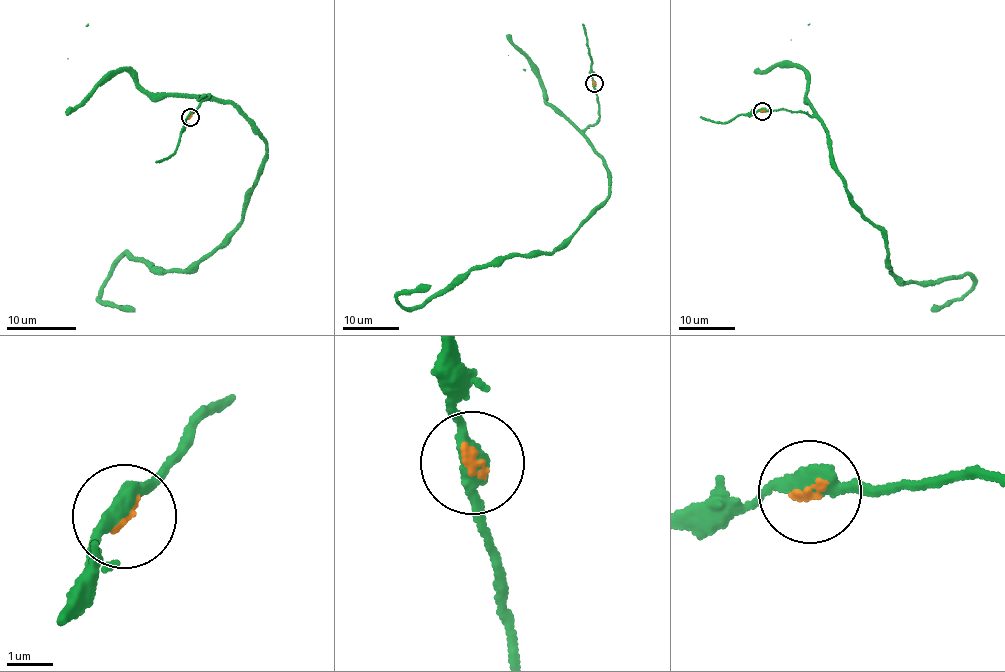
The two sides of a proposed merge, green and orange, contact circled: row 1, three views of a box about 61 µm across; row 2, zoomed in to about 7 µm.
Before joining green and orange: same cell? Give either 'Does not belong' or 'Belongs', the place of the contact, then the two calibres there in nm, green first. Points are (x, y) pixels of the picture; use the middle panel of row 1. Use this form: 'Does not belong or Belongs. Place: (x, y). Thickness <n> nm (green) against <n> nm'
Belongs. Place: (594, 83). Thickness 400 nm (green) against 120 nm

